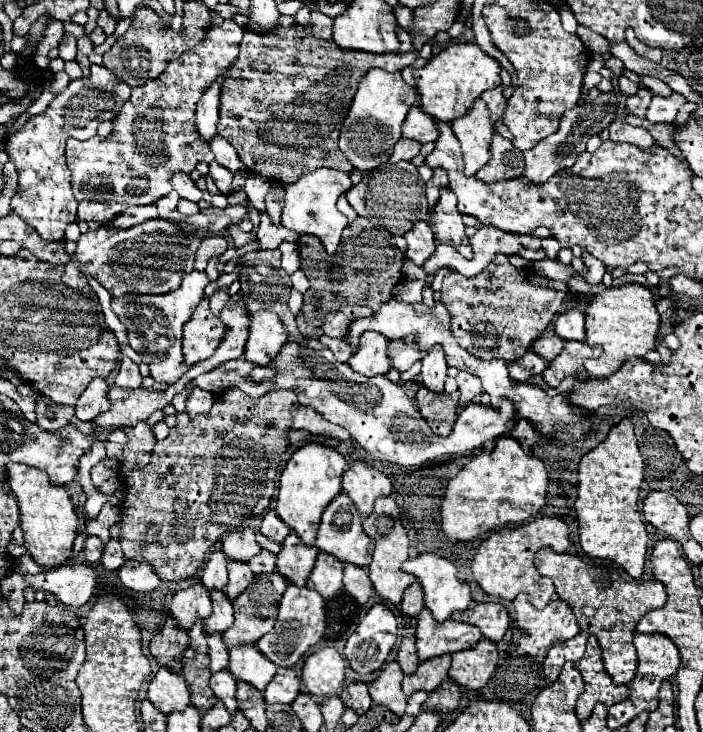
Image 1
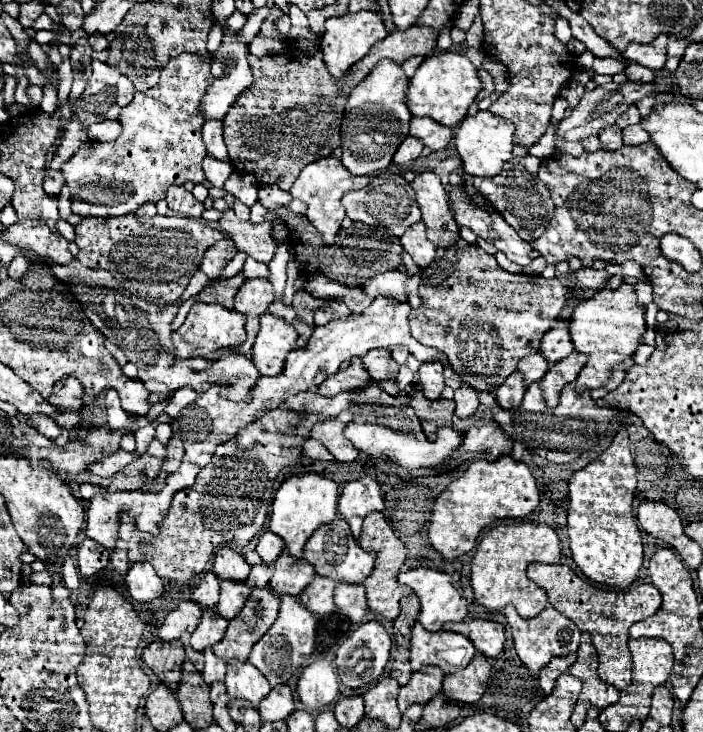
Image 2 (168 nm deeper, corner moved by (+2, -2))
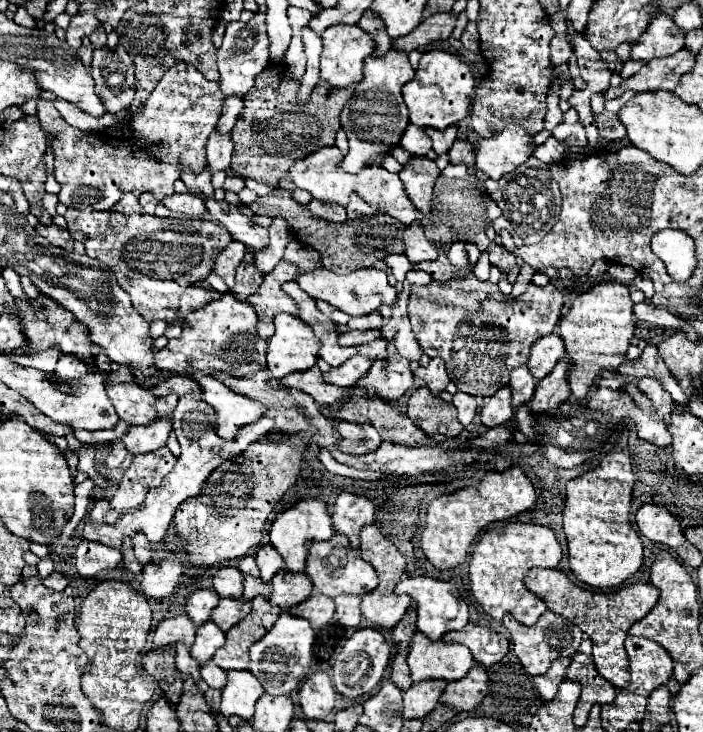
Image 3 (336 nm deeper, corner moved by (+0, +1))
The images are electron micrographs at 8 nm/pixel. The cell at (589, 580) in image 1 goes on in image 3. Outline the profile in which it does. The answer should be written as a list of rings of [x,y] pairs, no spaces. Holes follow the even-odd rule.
[[[531,568],[525,576],[525,586],[545,600],[547,608],[555,614],[569,618],[577,624],[583,632],[591,636],[593,642],[593,662],[597,672],[609,680],[615,688],[627,688],[629,682],[629,658],[623,646],[623,640],[629,628],[639,622],[647,612],[657,604],[659,588],[653,584],[631,584],[610,593],[587,592],[563,570],[545,570],[545,568]]]

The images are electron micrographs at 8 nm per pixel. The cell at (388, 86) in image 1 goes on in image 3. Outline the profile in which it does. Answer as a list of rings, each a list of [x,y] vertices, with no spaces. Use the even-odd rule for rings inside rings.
[[[389,50],[385,56],[369,56],[363,70],[363,80],[357,86],[353,98],[341,110],[341,126],[349,140],[349,152],[341,162],[345,172],[361,172],[375,158],[383,158],[393,150],[403,132],[409,126],[409,110],[403,102],[401,88],[413,78],[413,68],[407,60],[407,54]]]

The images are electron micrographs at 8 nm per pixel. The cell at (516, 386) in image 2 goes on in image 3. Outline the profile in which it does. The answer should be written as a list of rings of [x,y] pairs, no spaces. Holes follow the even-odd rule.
[[[503,386],[497,390],[497,394],[489,396],[485,400],[485,406],[481,408],[481,422],[489,428],[505,424],[513,416],[513,406],[511,406],[511,388]]]

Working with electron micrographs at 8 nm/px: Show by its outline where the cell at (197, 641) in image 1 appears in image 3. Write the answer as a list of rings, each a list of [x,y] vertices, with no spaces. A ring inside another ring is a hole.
[[[179,642],[179,646],[175,646],[175,650],[177,650],[177,656],[175,656],[177,668],[179,668],[183,674],[193,676],[195,682],[199,682],[199,680],[201,680],[201,672],[199,672],[201,666],[199,666],[199,662],[189,654],[189,648],[187,648],[183,642]]]

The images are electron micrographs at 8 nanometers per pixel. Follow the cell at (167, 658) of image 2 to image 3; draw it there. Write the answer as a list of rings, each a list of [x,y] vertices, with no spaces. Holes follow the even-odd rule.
[[[175,646],[149,650],[143,656],[143,668],[159,682],[165,698],[171,704],[179,702],[183,690],[183,674],[175,666]]]

